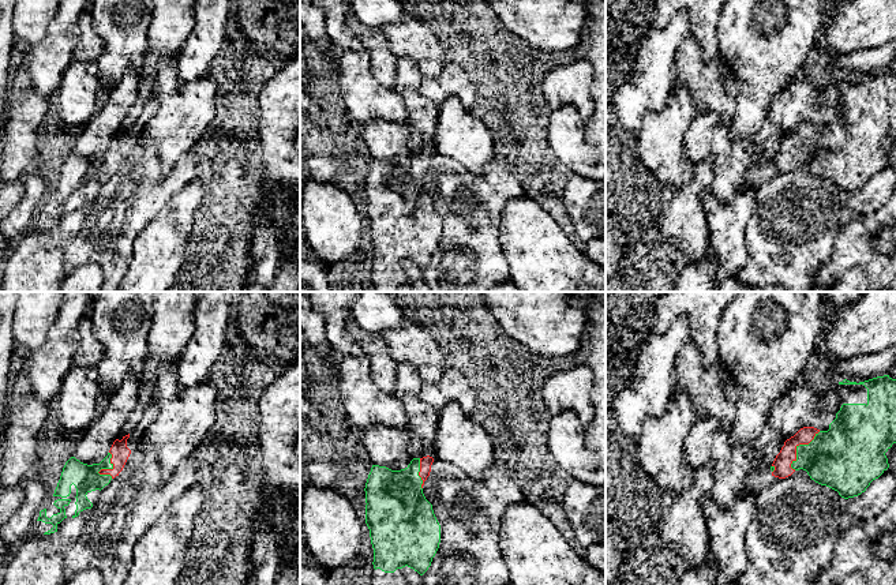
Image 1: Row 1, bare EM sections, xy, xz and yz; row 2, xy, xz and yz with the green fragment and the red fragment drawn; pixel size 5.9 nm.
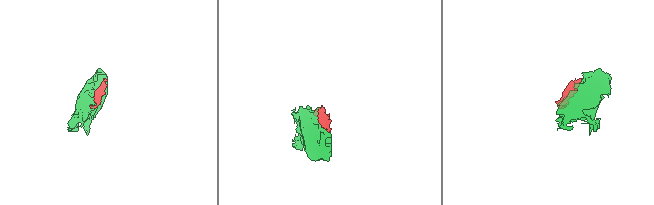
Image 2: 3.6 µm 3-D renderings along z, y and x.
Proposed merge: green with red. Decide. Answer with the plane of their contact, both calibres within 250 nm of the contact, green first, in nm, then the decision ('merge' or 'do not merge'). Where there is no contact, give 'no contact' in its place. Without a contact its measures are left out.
yz | 360/100 nm | do not merge

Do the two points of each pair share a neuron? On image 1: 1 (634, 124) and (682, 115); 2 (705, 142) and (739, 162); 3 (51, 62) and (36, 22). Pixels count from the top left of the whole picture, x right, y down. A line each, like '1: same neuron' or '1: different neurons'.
1: different neurons
2: same neuron
3: different neurons

